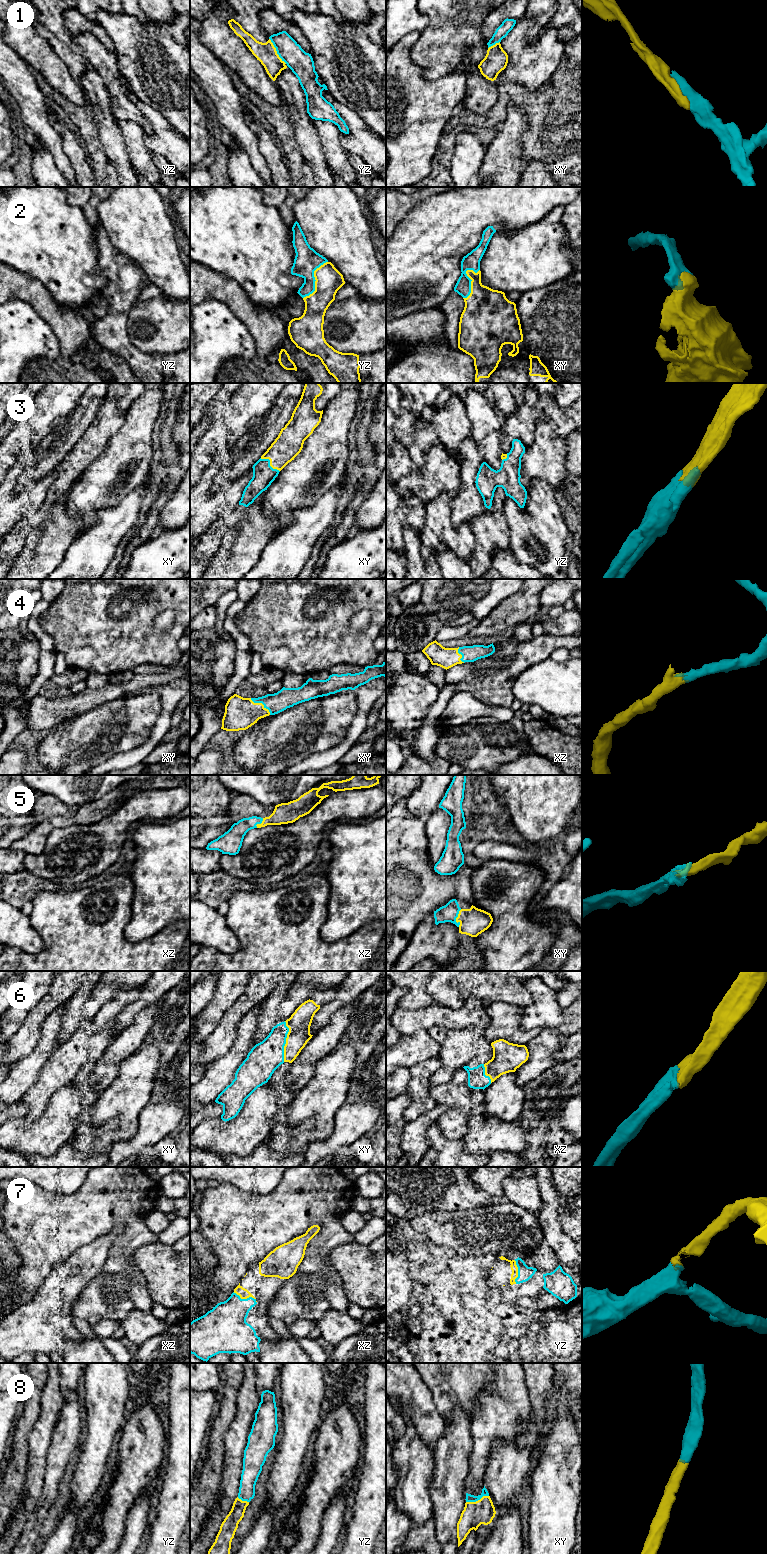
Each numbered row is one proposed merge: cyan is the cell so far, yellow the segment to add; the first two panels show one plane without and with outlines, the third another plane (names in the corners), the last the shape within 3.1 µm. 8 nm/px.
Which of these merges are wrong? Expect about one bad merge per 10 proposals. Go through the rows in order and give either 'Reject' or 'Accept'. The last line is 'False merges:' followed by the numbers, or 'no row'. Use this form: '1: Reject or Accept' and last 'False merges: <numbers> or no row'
1: Accept
2: Accept
3: Accept
4: Accept
5: Accept
6: Accept
7: Accept
8: Accept
False merges: no row

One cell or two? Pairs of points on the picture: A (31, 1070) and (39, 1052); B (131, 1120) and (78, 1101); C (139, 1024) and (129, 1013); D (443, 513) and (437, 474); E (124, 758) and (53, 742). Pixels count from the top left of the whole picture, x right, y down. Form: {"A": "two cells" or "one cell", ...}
{"A": "one cell", "B": "two cells", "C": "two cells", "D": "two cells", "E": "two cells"}

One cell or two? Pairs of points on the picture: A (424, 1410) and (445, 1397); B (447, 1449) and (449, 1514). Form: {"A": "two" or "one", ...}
{"A": "two", "B": "one"}

